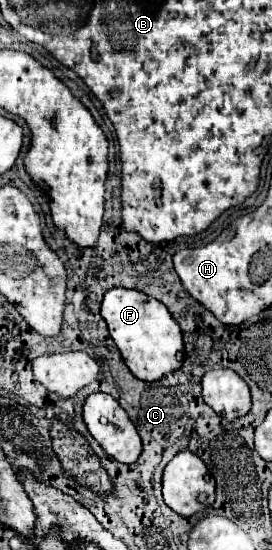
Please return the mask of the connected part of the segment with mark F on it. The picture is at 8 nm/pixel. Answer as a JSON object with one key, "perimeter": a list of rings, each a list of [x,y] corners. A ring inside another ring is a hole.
{"perimeter":[[[115,287],[105,293],[101,303],[101,315],[109,327],[109,335],[123,355],[129,371],[141,381],[159,381],[165,373],[177,371],[181,361],[177,353],[183,353],[183,333],[173,315],[157,299],[137,291]]]}

